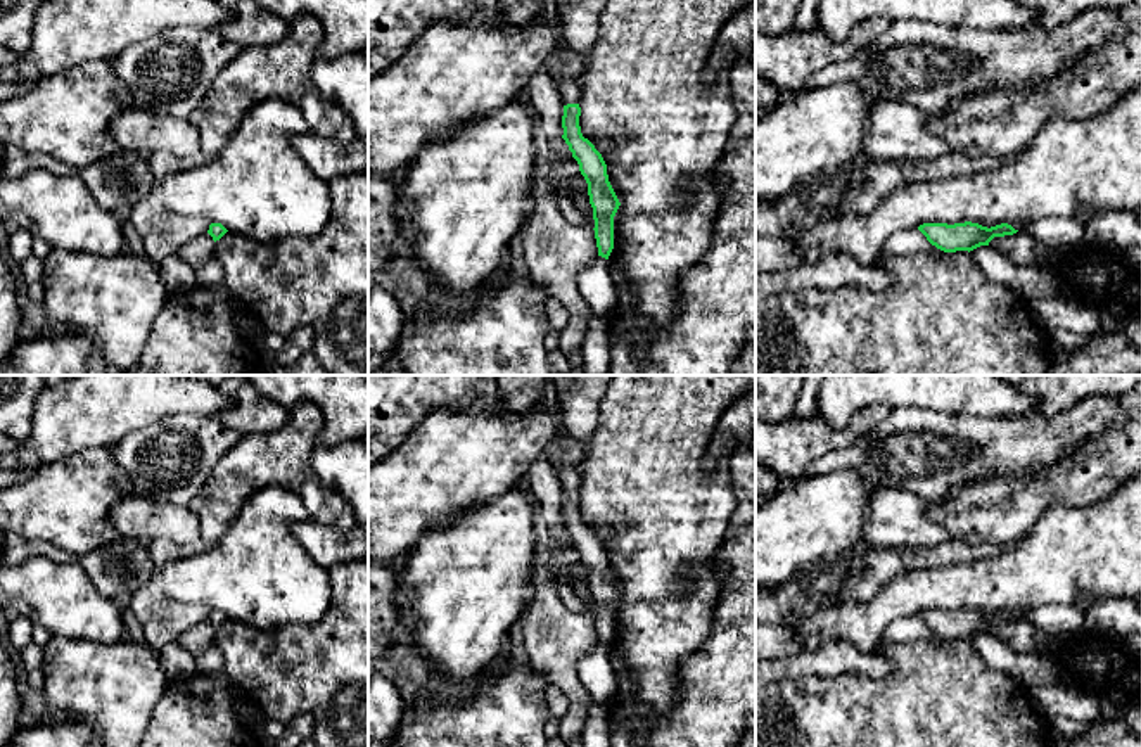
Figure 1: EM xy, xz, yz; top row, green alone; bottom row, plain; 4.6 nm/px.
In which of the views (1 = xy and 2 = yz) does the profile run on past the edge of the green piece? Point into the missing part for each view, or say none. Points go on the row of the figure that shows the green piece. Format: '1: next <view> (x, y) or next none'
1: next none
2: next none

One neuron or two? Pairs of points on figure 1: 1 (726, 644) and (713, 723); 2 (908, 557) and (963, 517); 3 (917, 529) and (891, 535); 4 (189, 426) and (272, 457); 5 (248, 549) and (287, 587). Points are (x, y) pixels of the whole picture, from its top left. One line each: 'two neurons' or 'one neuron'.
1: one neuron
2: two neurons
3: one neuron
4: two neurons
5: one neuron

